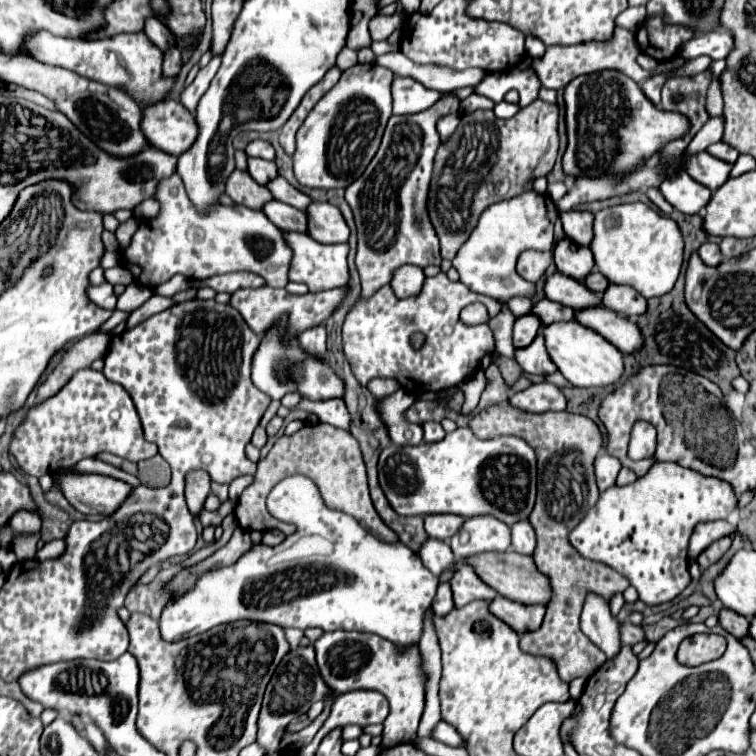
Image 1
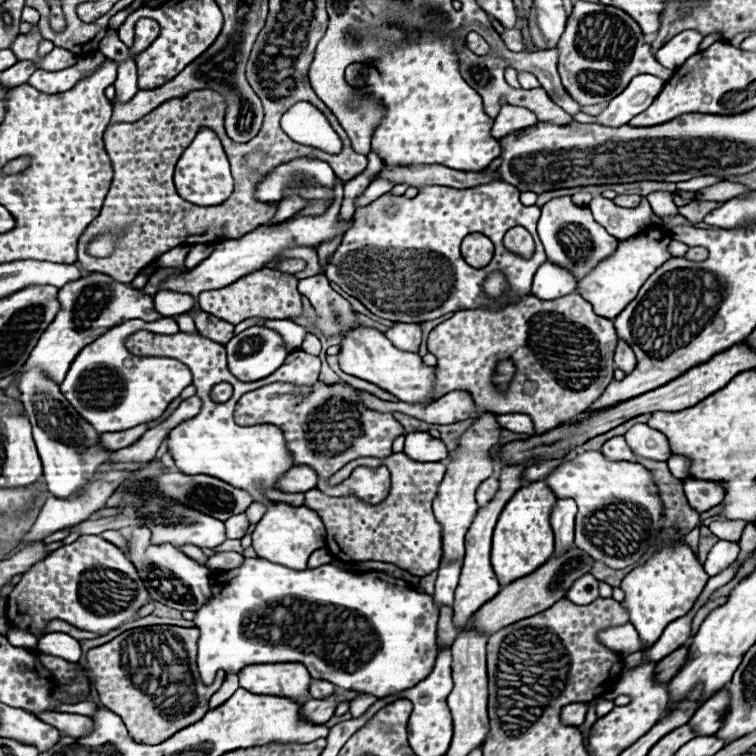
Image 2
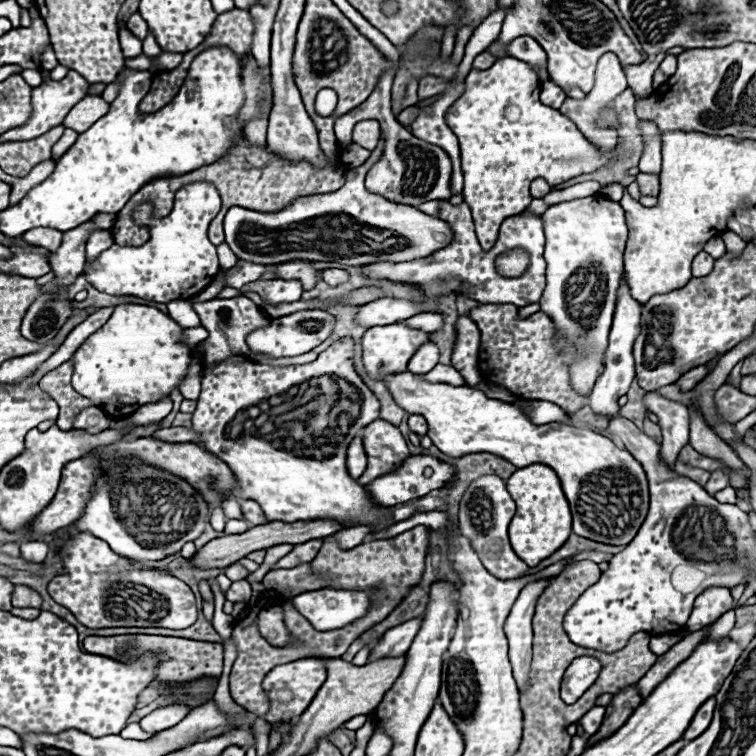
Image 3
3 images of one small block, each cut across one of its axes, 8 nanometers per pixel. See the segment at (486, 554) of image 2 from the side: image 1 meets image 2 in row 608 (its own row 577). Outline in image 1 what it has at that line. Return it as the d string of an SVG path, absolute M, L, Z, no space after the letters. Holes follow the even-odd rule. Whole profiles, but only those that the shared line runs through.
M470 566L458 568L454 578L450 580L450 586L452 586L456 608L462 608L472 600L496 598L496 592L490 586L486 586L478 576L474 576L474 570L470 570Z

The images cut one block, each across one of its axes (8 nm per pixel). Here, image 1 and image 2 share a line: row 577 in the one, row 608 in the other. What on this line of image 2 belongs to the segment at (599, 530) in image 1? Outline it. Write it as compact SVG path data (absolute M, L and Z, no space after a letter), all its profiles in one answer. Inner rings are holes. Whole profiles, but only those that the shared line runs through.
M684 536L662 542L662 546L642 566L624 576L624 580L620 582L620 588L624 590L624 600L620 604L628 610L630 622L638 628L639 636L642 636L643 658L639 665L648 663L646 652L650 646L660 638L670 622L682 618L692 608L706 582L708 576L698 556L688 544L684 544Z

